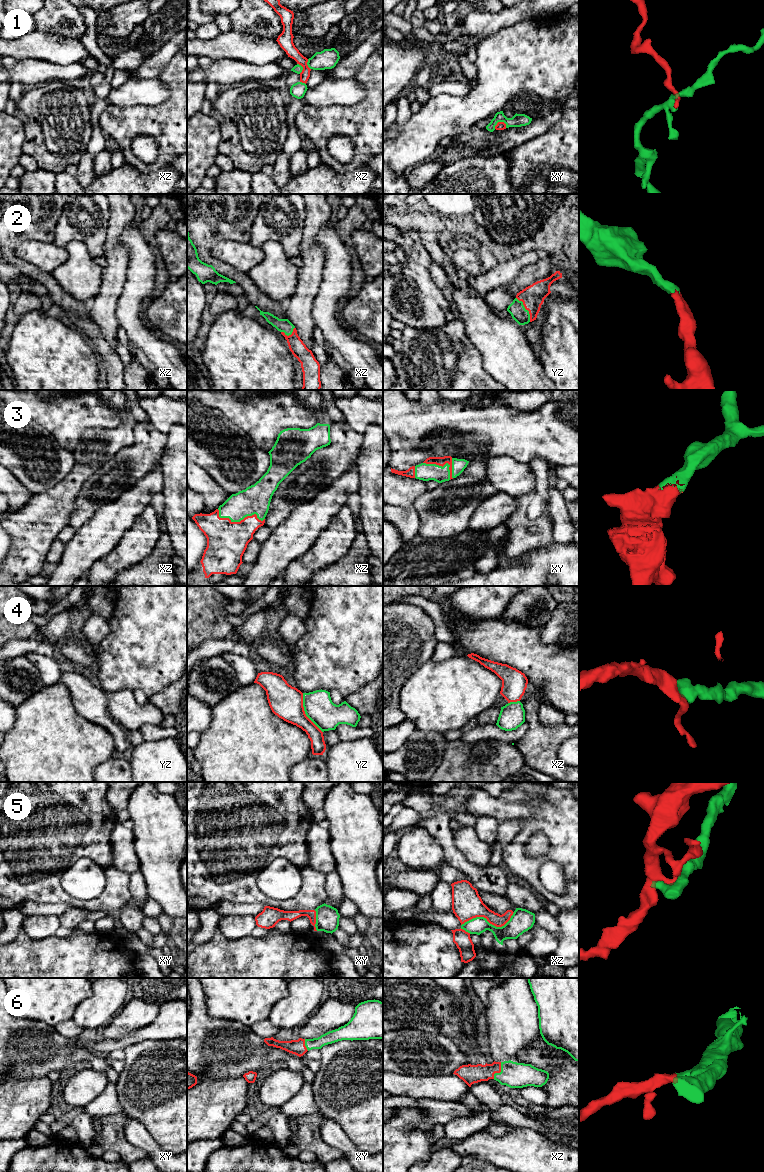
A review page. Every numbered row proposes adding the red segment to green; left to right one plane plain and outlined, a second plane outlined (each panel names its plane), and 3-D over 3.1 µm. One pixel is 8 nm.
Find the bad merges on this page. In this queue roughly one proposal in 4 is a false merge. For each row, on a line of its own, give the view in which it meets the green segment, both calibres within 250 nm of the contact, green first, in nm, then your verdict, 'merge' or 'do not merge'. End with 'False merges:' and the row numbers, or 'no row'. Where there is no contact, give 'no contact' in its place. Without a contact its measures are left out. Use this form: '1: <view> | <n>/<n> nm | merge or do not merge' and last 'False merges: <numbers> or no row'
1: xy | 110/60 nm | do not merge
2: yz | 130/180 nm | merge
3: xy | 140/80 nm | merge
4: yz | 240/260 nm | merge
5: xz | 160/240 nm | do not merge
6: xz | 200/160 nm | merge
False merges: 1, 5

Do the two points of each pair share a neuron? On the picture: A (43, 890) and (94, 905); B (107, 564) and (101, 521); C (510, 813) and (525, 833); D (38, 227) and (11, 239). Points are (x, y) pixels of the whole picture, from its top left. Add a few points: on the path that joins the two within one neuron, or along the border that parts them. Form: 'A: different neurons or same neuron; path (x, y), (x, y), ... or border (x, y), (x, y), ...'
A: same neuron; path (56, 892), (61, 897), (81, 904)
B: different neurons; border (121, 537), (119, 542), (88, 570)
C: same neuron; path (518, 813), (524, 813), (528, 817), (528, 825)
D: same neuron; path (34, 234), (18, 235)

